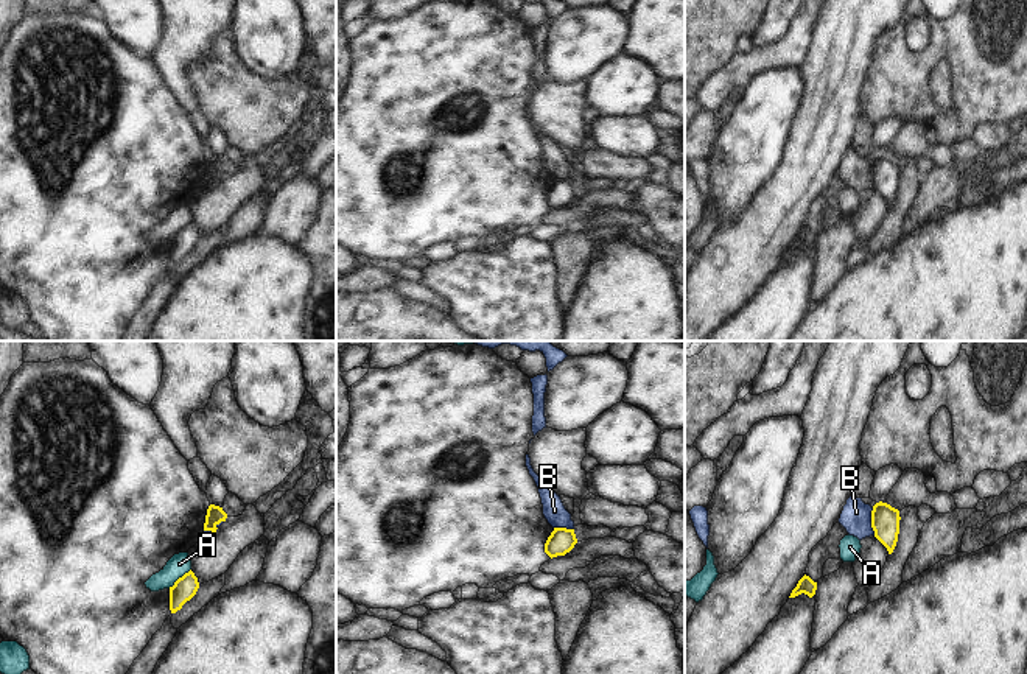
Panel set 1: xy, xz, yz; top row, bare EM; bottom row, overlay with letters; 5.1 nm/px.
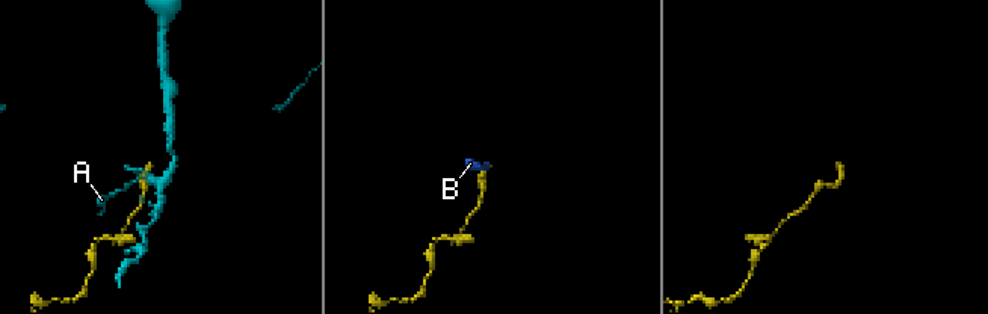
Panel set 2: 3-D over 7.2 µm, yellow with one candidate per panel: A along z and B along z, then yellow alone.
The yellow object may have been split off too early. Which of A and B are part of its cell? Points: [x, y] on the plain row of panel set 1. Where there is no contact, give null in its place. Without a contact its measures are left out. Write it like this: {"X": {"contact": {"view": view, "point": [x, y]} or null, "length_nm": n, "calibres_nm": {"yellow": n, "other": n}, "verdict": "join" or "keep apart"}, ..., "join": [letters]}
{"A": {"contact": {"view": "xy", "point": [179, 229]}, "length_nm": 160, "calibres_nm": {"yellow": 120, "other": 110}, "verdict": "keep apart"}, "B": {"contact": {"view": "yz", "point": [872, 173]}, "length_nm": 140, "calibres_nm": {"yellow": 140, "other": 160}, "verdict": "keep apart"}, "join": []}

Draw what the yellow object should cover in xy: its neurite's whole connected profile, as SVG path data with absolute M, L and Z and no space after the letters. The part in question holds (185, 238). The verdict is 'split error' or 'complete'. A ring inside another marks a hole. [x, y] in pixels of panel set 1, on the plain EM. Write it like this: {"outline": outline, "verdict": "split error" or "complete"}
{"outline": "M190 221L170 238L170 262L176 265L182 257L190 252L199 240L198 229Z", "verdict": "complete"}

